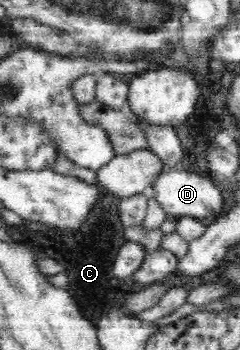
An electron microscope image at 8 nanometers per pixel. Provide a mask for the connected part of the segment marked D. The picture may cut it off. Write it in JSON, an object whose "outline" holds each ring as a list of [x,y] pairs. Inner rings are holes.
{"outline":[[[184,169],[162,171],[161,175],[151,183],[144,192],[148,199],[155,199],[164,209],[169,218],[183,216],[195,217],[197,219],[218,218],[223,213],[224,195],[221,194],[220,185],[209,178],[203,178],[196,173],[189,173]]]}

